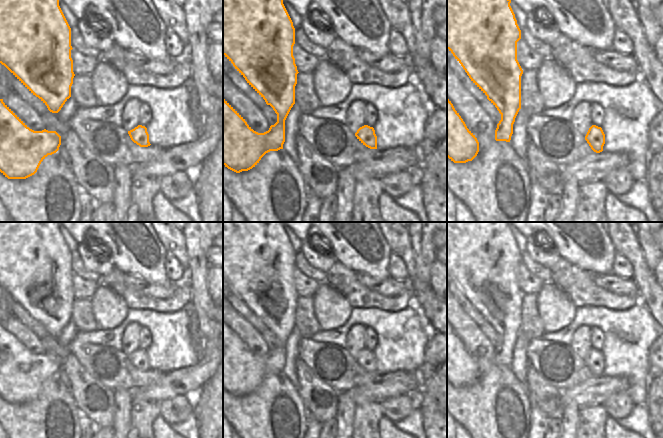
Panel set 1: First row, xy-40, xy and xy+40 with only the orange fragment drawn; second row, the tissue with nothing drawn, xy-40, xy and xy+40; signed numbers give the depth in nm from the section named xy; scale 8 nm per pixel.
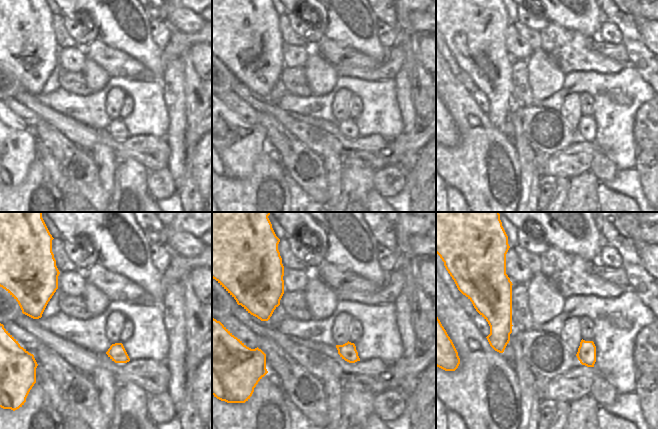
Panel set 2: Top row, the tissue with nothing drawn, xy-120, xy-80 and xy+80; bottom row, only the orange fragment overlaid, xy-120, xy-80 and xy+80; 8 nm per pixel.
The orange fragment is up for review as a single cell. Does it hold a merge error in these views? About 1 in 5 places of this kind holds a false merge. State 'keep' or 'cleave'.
keep

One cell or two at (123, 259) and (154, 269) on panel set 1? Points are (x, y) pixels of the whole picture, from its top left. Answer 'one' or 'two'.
one

